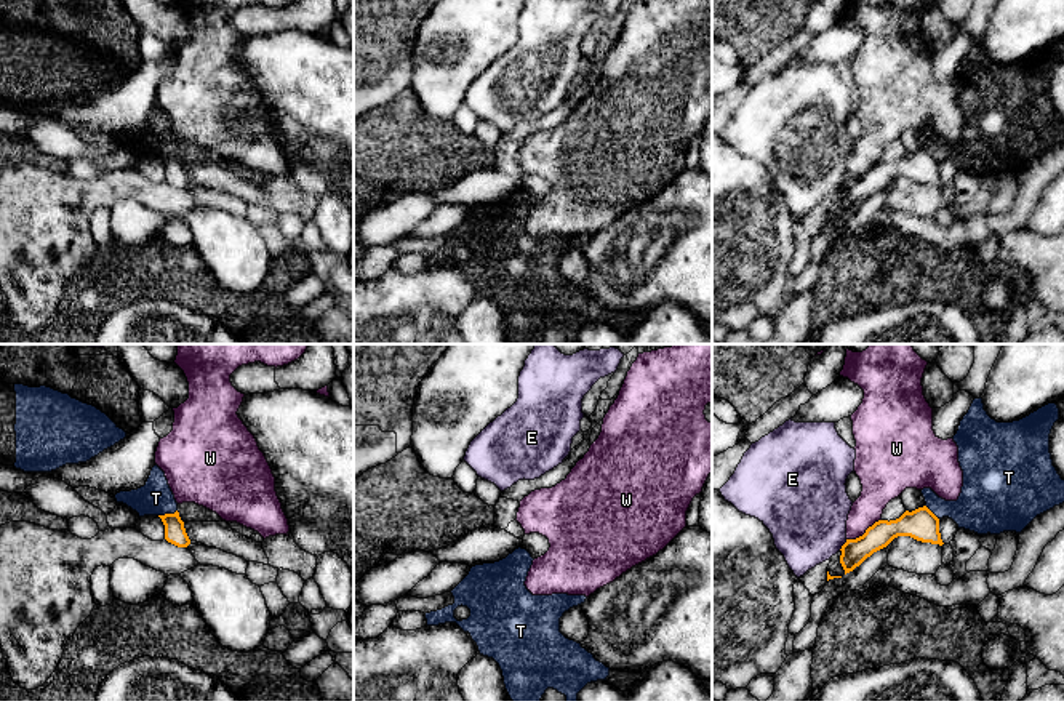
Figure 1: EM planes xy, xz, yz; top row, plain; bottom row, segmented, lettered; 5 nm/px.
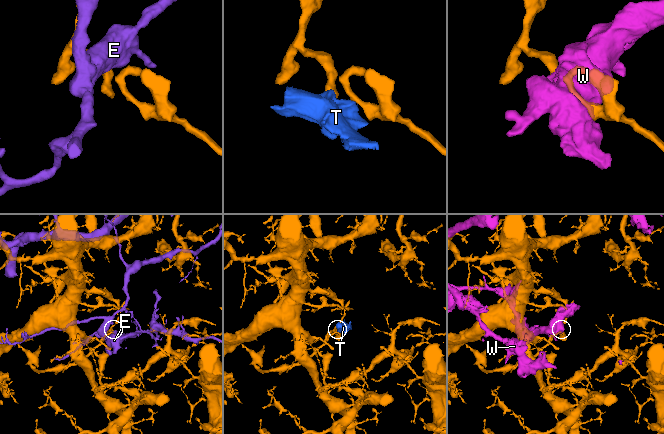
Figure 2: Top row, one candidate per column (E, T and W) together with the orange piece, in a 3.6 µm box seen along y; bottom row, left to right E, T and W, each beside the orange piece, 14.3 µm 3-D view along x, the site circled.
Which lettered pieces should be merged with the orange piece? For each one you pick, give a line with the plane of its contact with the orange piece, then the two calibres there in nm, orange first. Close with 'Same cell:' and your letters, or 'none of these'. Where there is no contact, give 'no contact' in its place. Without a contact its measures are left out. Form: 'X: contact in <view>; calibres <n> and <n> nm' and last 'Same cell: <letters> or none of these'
Same cell: none of these

